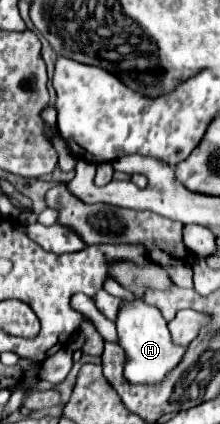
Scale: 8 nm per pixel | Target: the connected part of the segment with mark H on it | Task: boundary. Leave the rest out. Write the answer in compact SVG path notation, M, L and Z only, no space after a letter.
M121 299L119 313L117 313L117 331L119 331L119 343L127 353L127 365L125 365L125 377L131 383L159 383L175 363L185 353L185 347L175 347L171 343L171 333L167 329L167 321L163 319L161 311L153 305L147 305L143 299L125 301Z

